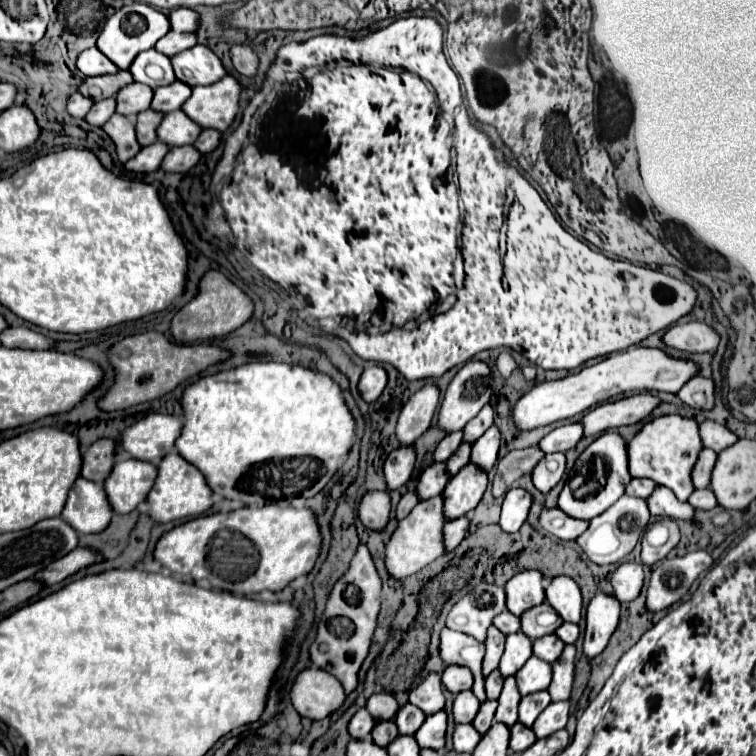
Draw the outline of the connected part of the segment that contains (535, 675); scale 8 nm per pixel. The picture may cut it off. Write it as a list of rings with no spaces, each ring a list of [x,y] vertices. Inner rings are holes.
[[[532,656],[524,668],[518,670],[516,674],[516,682],[518,682],[518,690],[522,692],[522,696],[540,692],[540,690],[548,690],[550,682],[552,682],[552,666],[536,656]]]

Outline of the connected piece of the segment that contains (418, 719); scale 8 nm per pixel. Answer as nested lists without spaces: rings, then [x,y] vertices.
[[[412,704],[402,706],[394,718],[400,734],[408,734],[408,736],[412,736],[418,730],[418,726],[422,726],[422,720],[426,720],[426,714],[422,714],[422,710],[418,710]]]

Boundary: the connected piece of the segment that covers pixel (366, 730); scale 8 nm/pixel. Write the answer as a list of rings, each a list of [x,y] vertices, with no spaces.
[[[366,708],[358,710],[358,712],[354,714],[354,718],[350,720],[350,726],[348,726],[350,736],[352,736],[354,740],[366,740],[366,738],[370,736],[370,730],[372,730],[372,728],[374,728],[374,718],[368,714]]]

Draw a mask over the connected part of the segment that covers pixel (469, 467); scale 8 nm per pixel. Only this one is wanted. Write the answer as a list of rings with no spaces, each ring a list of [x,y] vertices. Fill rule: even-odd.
[[[466,464],[444,488],[444,512],[454,520],[478,506],[488,488],[488,474],[476,464]]]

